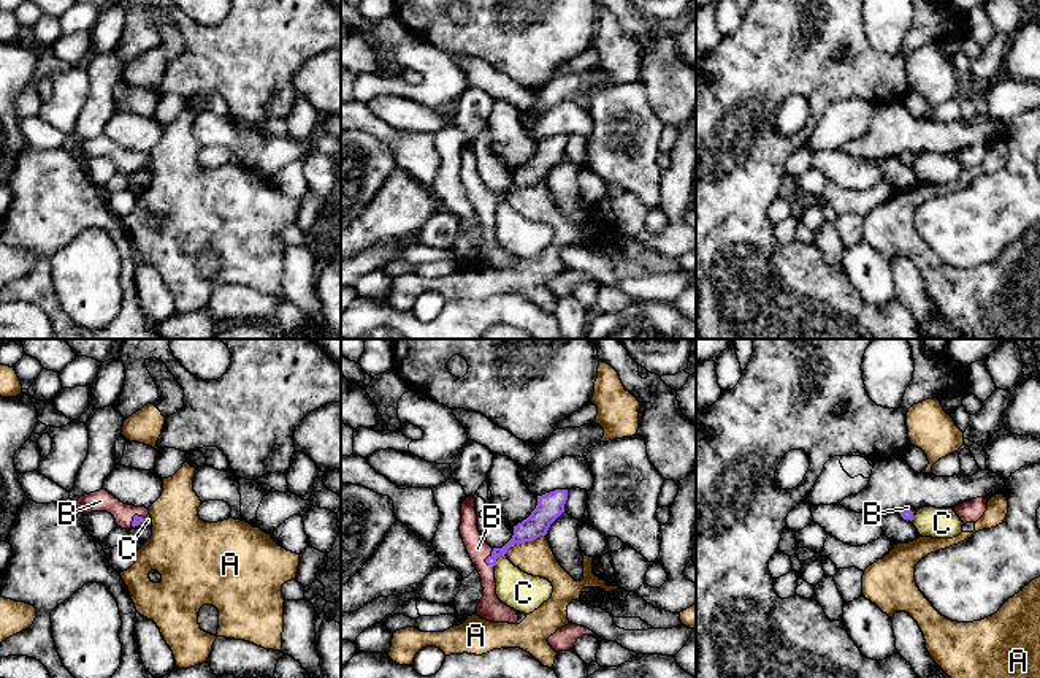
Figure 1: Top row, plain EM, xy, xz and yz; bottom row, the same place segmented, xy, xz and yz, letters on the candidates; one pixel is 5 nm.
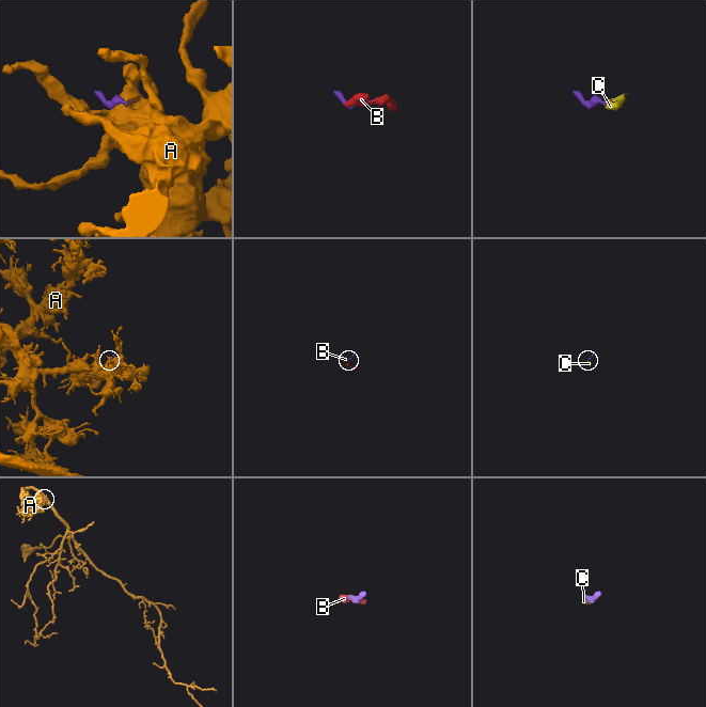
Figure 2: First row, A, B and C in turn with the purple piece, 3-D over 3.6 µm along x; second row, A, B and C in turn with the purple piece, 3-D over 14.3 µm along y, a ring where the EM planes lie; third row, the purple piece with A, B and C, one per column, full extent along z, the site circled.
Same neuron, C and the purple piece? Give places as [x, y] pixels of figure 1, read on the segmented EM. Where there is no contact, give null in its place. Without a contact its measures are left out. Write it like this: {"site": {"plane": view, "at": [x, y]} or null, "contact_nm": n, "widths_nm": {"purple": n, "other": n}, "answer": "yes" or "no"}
{"site": {"plane": "xz", "at": [500, 555]}, "contact_nm": 50, "widths_nm": {"purple": 120, "other": 200}, "answer": "no"}

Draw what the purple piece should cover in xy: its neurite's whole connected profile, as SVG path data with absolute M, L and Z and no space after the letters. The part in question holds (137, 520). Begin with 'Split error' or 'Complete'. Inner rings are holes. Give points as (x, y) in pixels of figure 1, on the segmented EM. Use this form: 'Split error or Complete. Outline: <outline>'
Split error. Outline: M103 488L81 496L75 505L82 512L82 515L108 512L114 516L117 528L127 531L144 523L144 518L149 515L149 508L124 504Z

